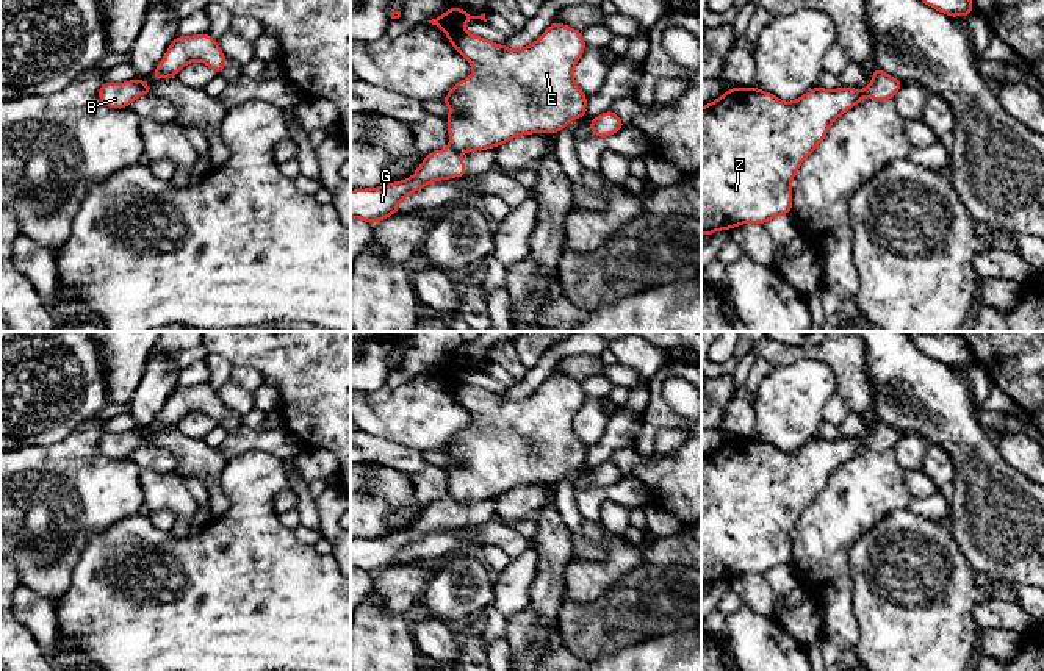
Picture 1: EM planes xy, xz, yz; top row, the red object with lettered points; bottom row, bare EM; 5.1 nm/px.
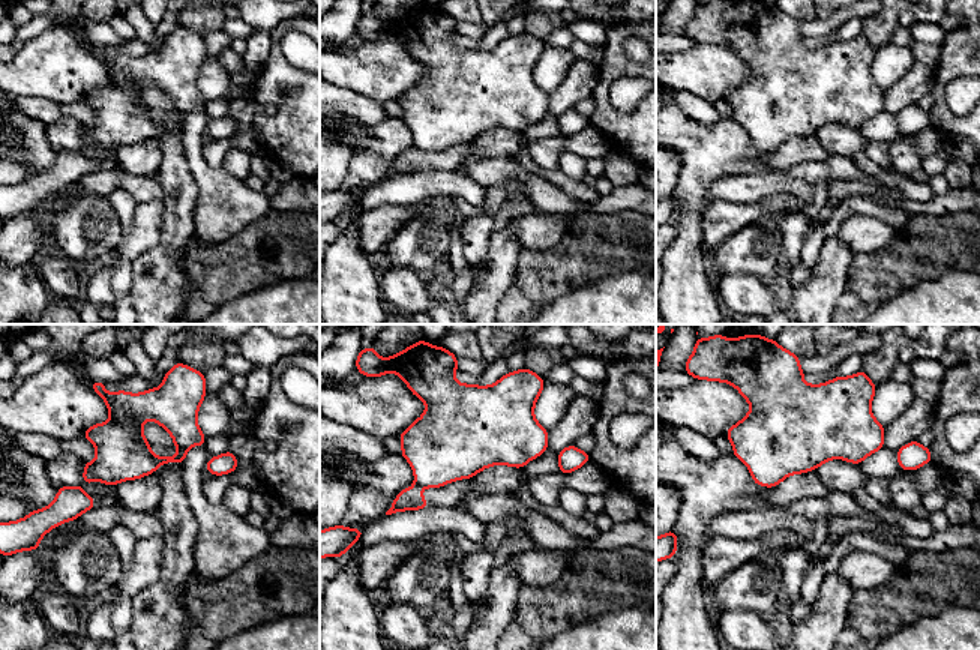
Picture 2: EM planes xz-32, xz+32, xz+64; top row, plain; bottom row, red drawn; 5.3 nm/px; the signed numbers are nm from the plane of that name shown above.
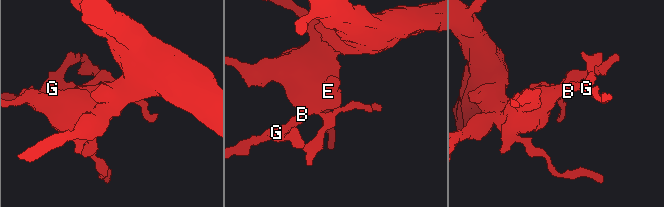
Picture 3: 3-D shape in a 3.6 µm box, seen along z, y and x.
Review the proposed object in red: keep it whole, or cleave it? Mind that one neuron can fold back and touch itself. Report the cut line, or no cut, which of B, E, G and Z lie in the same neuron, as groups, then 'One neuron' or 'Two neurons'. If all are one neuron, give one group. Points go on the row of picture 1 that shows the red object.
Split along xz (450, 146), (460, 152). Groups: B E Z / G. Two neurons

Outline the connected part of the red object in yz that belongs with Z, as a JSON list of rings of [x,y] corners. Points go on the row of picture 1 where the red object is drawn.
[[[820,86],[811,89],[800,99],[787,103],[776,95],[761,91],[758,88],[731,88],[715,102],[701,108],[701,235],[709,236],[718,230],[731,230],[736,225],[758,222],[767,224],[772,217],[787,214],[792,211],[792,189],[790,183],[798,172],[803,160],[817,149],[823,141],[830,125],[845,111],[853,108],[858,102],[867,97],[867,89],[837,88],[834,91],[823,89]]]

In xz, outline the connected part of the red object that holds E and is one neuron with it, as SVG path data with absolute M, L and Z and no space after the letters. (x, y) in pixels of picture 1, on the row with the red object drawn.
M455 5L429 23L441 28L454 48L473 66L473 75L459 81L440 102L452 113L445 116L449 130L449 147L457 152L493 149L520 135L562 131L573 119L585 117L587 95L573 80L576 63L584 53L582 33L560 22L531 45L510 50L484 38L470 34L463 23L471 19L487 22L485 13L471 16Z

